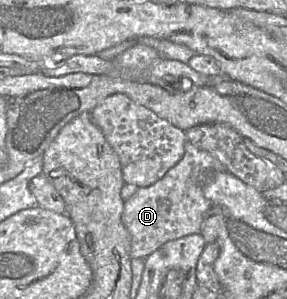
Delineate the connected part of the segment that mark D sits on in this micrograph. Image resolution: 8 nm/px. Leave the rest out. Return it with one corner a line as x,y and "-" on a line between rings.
187,141
183,158
162,179
151,186
139,187
136,193
124,202
122,222
131,236
131,257
146,259
169,241
199,234
203,216
212,207
211,201
204,195
203,188
215,174
222,171
226,171
225,166
214,155

